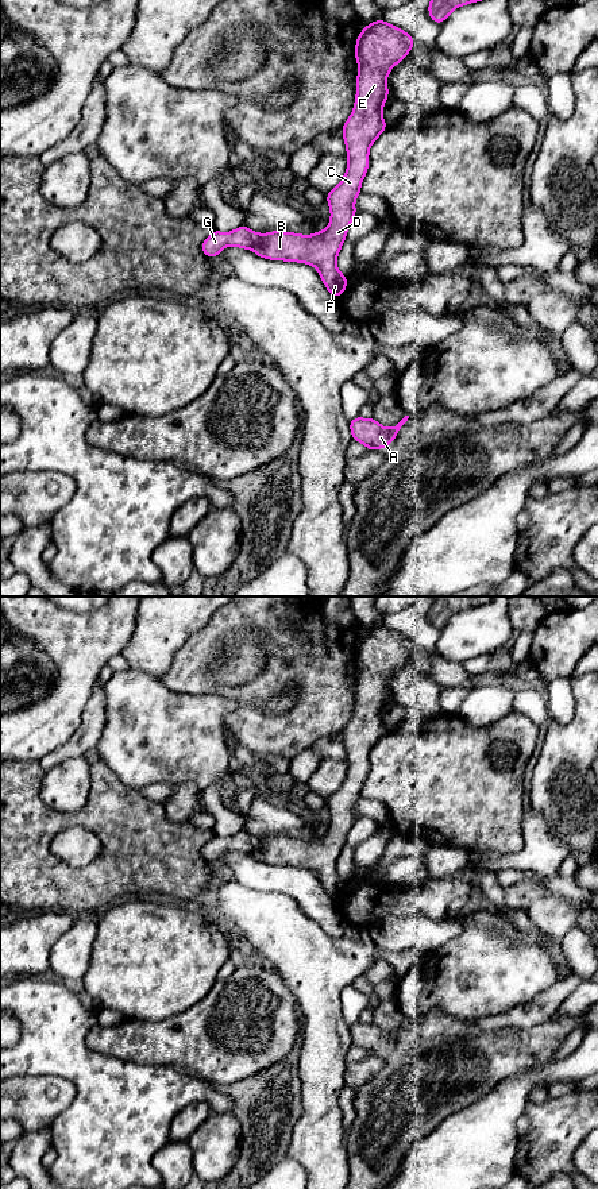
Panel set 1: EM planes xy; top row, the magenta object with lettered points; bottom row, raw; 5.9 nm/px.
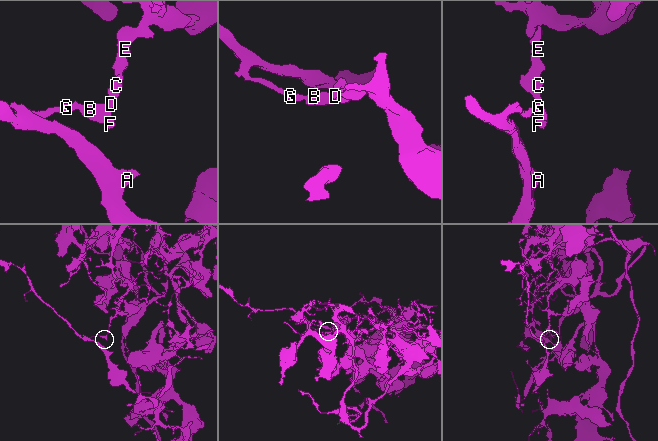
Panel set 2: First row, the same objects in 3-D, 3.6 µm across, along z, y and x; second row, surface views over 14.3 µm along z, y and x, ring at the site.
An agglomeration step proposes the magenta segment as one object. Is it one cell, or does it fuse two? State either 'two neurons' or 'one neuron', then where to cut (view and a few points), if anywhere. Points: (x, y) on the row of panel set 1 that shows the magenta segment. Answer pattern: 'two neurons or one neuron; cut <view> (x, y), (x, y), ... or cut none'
two neurons; cut xy (261, 235), (251, 247)

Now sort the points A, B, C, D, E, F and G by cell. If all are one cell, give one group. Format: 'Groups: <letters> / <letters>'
Groups: A G / B C D E F

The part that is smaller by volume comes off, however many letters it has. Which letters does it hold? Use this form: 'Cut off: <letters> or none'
Cut off: A, G

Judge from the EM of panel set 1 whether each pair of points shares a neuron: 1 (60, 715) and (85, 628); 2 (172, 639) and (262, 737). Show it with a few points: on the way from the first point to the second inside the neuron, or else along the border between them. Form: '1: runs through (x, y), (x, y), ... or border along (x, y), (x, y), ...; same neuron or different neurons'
1: runs through (68, 694), (77, 674), (78, 649); same neuron
2: border along (204, 628), (174, 655), (170, 667), (162, 675); different neurons

